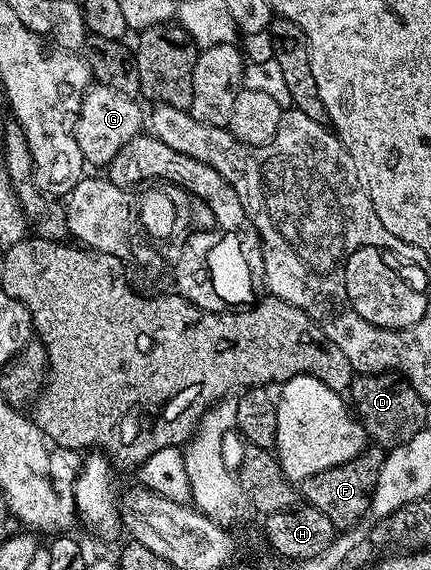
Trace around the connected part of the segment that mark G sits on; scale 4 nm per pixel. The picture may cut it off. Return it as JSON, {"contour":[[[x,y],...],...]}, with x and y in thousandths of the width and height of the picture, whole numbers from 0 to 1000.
{"contour":[[[218,146],[197,156],[174,196],[167,235],[183,249],[183,263],[200,289],[251,291],[267,277],[267,270],[276,270],[276,263],[295,256],[295,249],[329,237],[332,204],[327,211],[327,189],[318,179],[306,168],[276,165],[276,158],[258,158],[258,151]]]}

